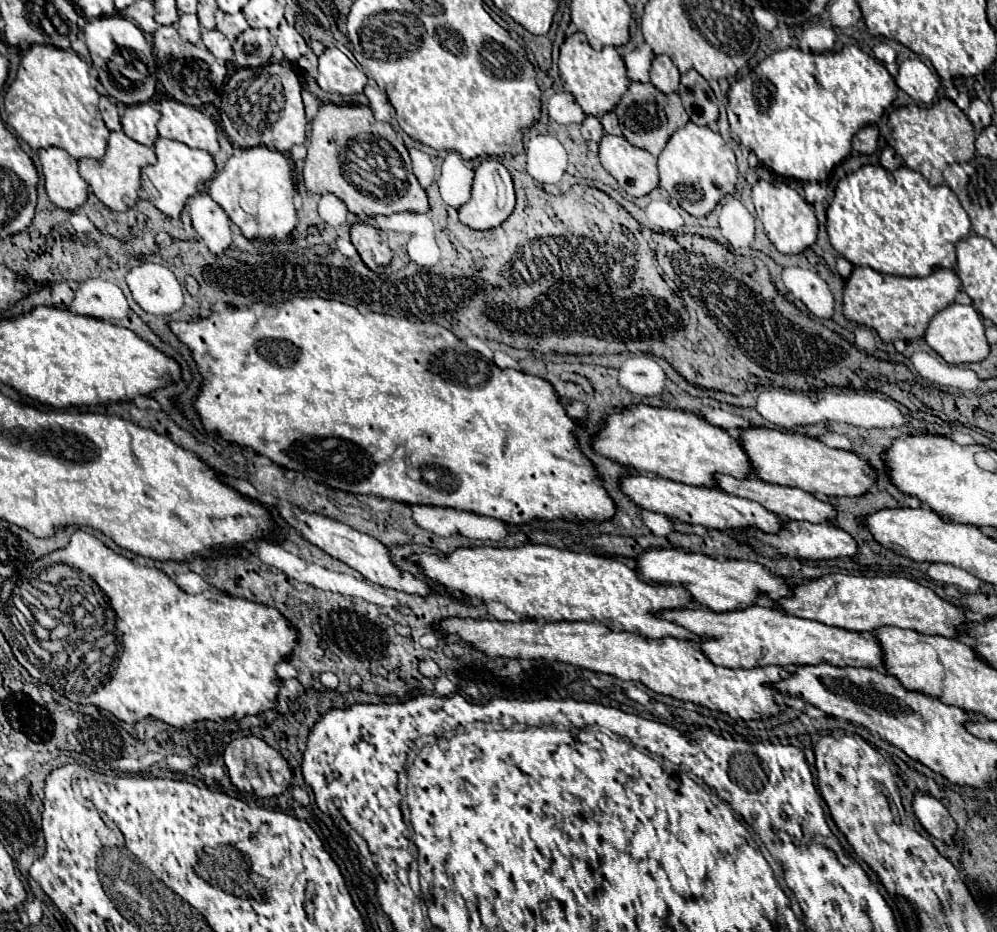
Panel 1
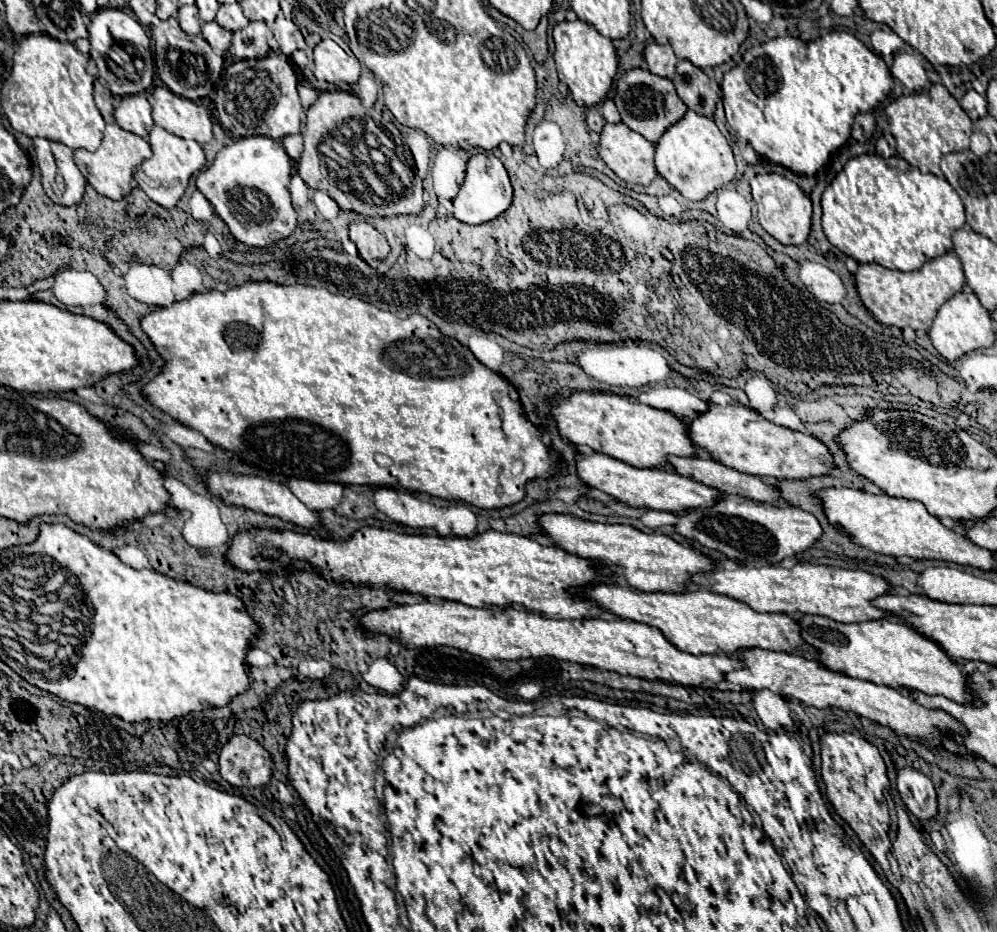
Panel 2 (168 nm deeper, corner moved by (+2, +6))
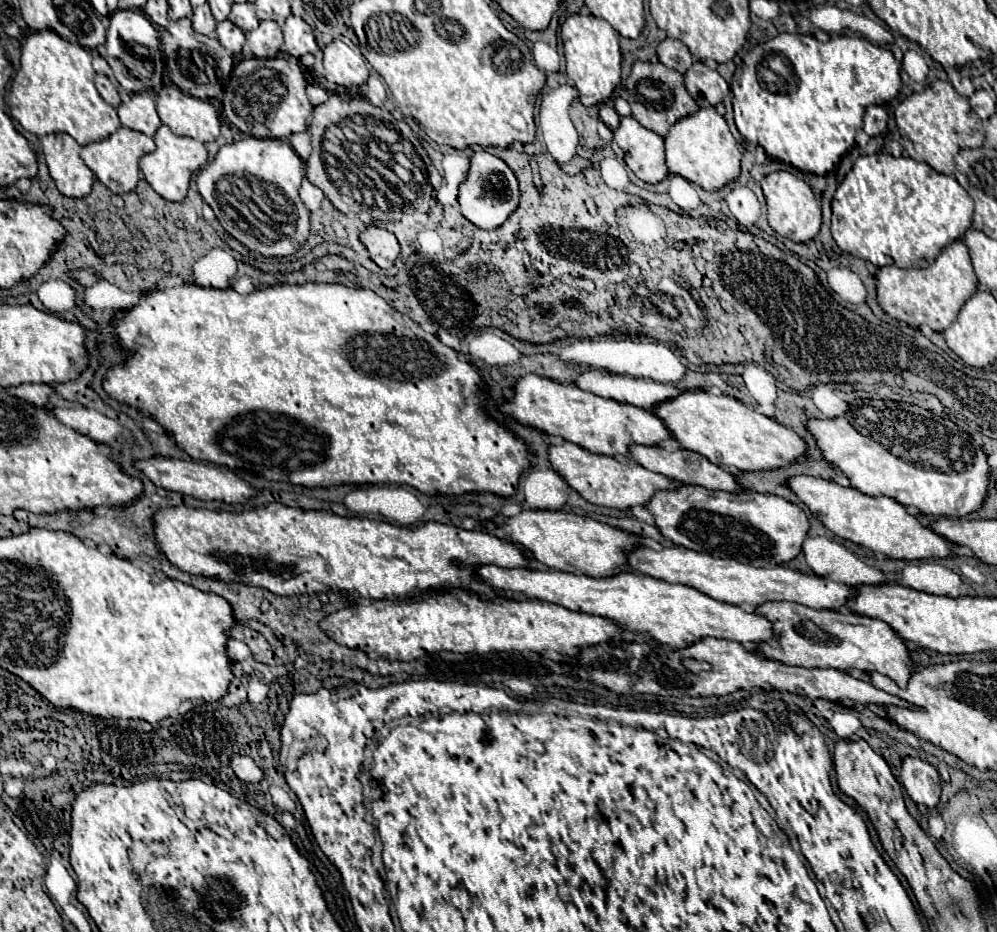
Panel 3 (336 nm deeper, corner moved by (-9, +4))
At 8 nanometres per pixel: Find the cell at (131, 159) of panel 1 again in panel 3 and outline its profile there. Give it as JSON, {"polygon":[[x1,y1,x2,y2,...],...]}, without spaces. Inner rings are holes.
{"polygon":[[119,128,109,138,83,146,81,158,107,188,111,188,117,194,125,194,131,192,139,182,139,158,151,150,155,150,155,142,151,136,145,136,129,128]]}

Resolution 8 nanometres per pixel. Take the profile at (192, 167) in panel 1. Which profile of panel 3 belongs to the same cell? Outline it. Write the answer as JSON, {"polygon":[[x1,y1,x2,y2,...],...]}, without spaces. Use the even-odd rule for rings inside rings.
{"polygon":[[159,126,153,140,155,140,155,150,141,156,139,168,145,176,145,180,153,186,153,190,157,194,161,194,163,198,167,198,171,202,181,202,187,194,191,176,207,162,207,150,199,140,175,136,167,126]]}

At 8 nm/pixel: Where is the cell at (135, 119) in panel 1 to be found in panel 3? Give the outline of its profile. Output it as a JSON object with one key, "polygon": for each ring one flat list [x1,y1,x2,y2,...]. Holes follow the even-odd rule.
{"polygon":[[149,92,133,94,127,102,121,102,117,114,123,126,143,132,147,136,153,136,161,126,159,114,155,110,155,100,151,98]]}

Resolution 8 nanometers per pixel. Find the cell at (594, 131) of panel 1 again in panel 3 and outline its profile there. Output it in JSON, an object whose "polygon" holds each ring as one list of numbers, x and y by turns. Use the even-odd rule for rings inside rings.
{"polygon":[[601,104,599,116,601,116,601,120,603,120,611,130,615,130,615,128,619,126,619,114,615,112,615,108,611,108,611,106,607,106,607,104]]}

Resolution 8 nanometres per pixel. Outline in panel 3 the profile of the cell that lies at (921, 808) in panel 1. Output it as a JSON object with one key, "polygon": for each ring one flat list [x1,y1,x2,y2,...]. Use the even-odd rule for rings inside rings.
{"polygon":[[913,756,903,758,899,778,915,804,925,804,927,808,935,808,939,804,939,774,929,762]]}

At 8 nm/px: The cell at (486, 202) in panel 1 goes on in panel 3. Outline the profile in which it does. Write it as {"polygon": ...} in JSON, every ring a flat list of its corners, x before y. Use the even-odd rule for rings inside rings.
{"polygon":[[485,150,473,152,469,164,471,164,469,174,461,182,459,196,457,196,457,200,461,204,461,214,479,228,485,228,485,230,497,228,509,218,509,214,513,214,513,210,519,204,517,178,503,160,499,160,497,156,493,156]]}

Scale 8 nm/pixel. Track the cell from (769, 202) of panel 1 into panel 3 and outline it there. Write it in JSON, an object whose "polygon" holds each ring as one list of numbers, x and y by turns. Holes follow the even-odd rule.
{"polygon":[[771,172,763,180,763,194,767,200,769,226,783,238,793,242,809,242,817,236,821,226,821,204,815,198,813,190,791,172]]}

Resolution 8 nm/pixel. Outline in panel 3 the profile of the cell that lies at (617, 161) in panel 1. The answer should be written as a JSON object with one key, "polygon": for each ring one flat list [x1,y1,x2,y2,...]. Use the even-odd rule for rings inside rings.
{"polygon":[[625,116,621,118,621,126,613,132,613,152,617,154,617,158,623,158,625,164,637,174,637,178,641,178,643,182,649,184,657,184,661,180,665,180,669,176,669,170,665,166,665,148,663,148,663,136,643,128,633,116]]}

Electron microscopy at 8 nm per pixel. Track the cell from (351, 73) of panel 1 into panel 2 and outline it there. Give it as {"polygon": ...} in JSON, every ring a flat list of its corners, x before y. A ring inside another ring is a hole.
{"polygon":[[322,40,322,42,314,48,314,62,316,62,314,76,316,76,318,80,336,84,336,86,342,88,342,90,348,90,348,88,350,88,354,82,358,82,358,78,360,78,360,70,362,70,362,66,360,66,358,58,348,50,348,44,347,52,344,52,334,40]]}

